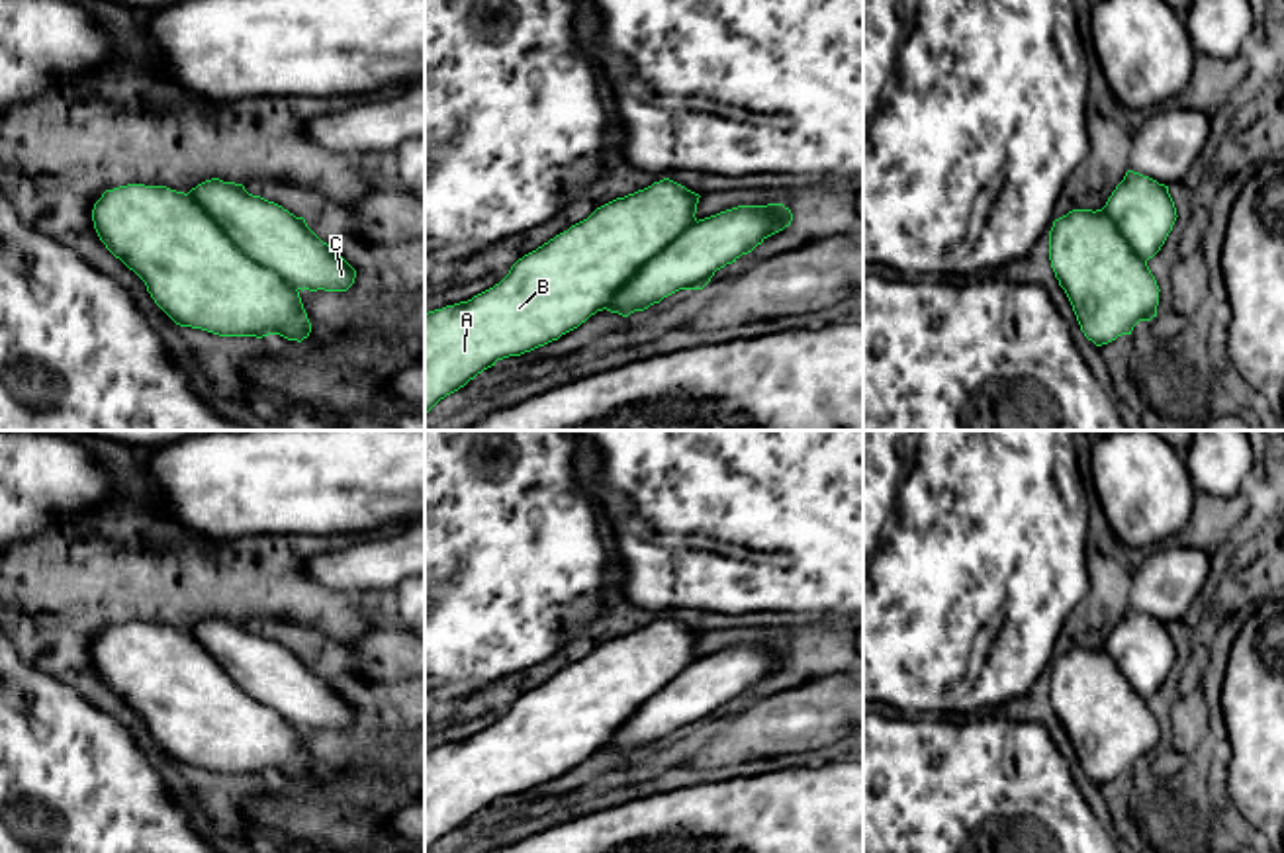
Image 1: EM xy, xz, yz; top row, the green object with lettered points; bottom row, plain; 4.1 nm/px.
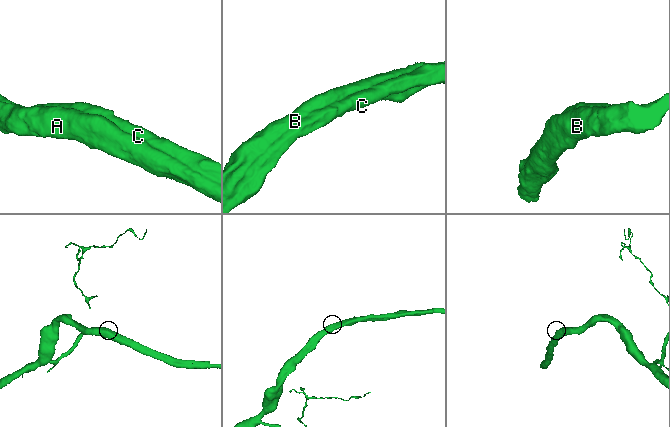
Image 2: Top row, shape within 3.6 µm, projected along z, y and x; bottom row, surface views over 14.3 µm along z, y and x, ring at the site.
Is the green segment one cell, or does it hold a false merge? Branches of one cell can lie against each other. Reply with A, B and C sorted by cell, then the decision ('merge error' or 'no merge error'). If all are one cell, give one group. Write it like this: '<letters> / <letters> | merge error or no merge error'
A B C | no merge error

